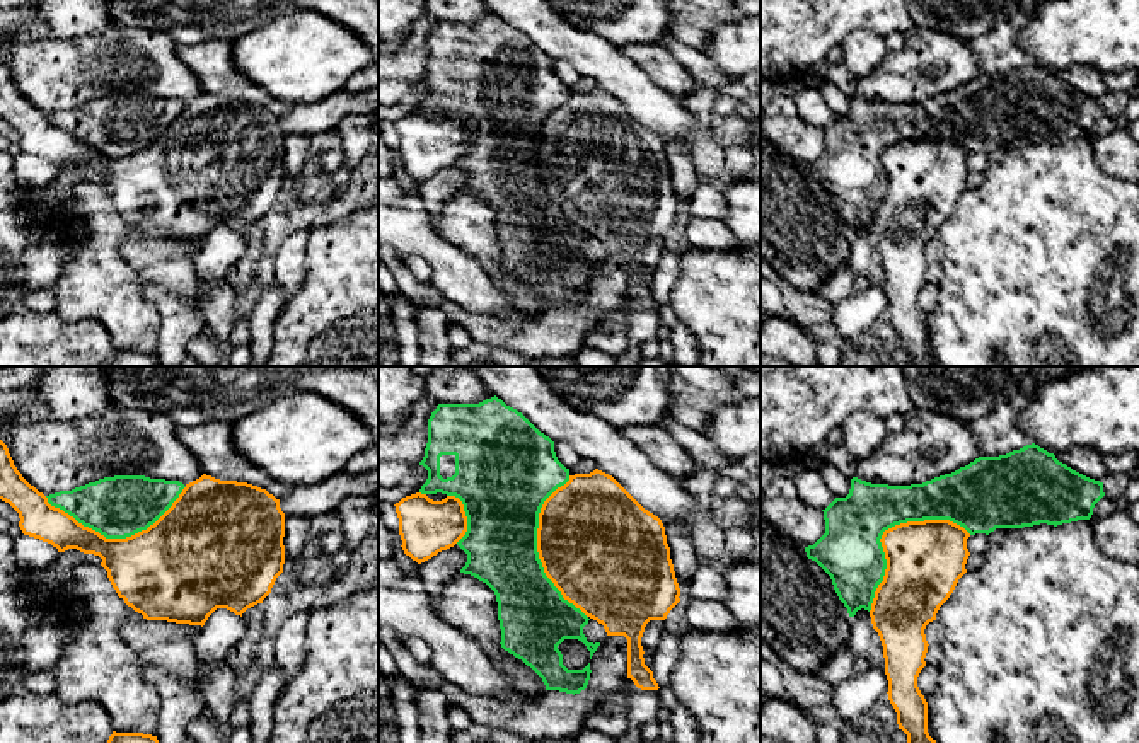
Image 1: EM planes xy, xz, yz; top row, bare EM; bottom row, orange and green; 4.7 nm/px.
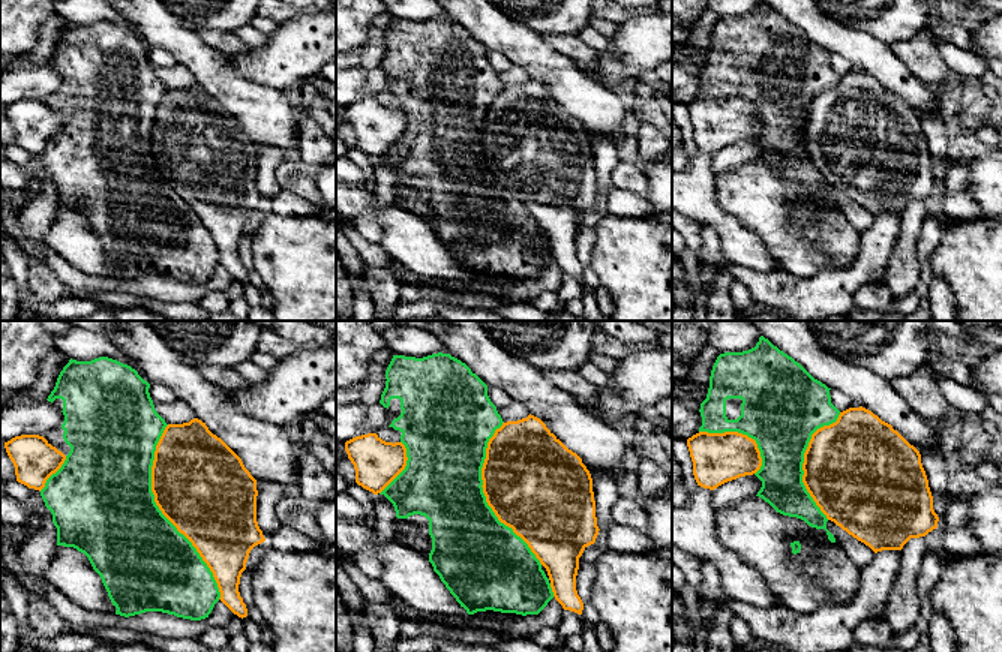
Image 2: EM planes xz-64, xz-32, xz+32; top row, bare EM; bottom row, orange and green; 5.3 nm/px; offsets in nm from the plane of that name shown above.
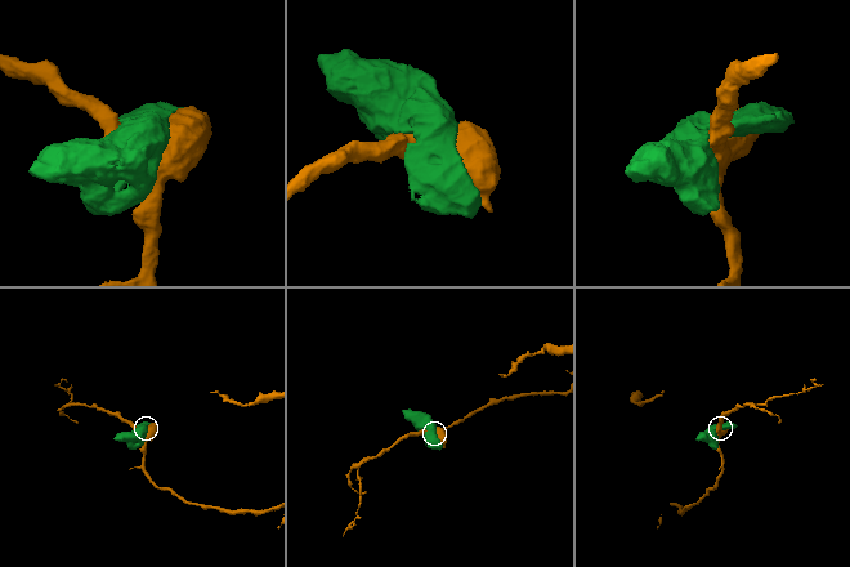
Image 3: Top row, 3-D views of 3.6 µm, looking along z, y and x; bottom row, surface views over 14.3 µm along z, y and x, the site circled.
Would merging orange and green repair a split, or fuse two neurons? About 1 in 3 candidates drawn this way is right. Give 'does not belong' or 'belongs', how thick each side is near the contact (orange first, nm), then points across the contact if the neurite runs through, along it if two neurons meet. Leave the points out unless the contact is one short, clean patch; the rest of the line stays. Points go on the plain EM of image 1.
does not belong; 360 nm thick on the orange side, 300 nm on the other

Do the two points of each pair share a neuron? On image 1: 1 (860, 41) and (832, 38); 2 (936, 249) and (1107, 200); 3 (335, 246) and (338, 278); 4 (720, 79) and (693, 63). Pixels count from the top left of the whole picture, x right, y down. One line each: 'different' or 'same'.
1: different
2: different
3: same
4: same

